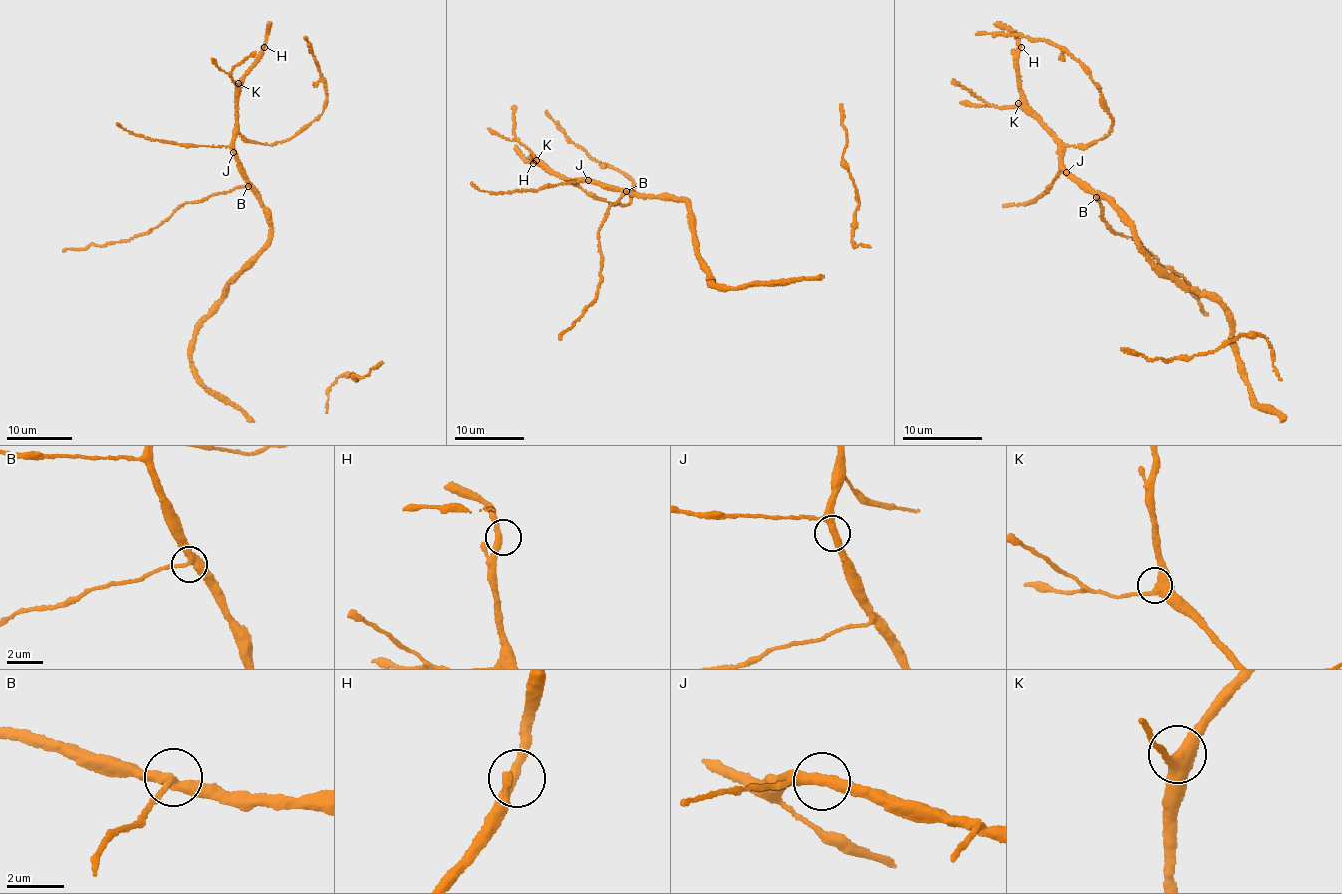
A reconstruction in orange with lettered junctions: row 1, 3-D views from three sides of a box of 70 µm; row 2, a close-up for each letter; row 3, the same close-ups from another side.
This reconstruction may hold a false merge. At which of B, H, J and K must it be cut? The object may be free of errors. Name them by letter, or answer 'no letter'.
B

